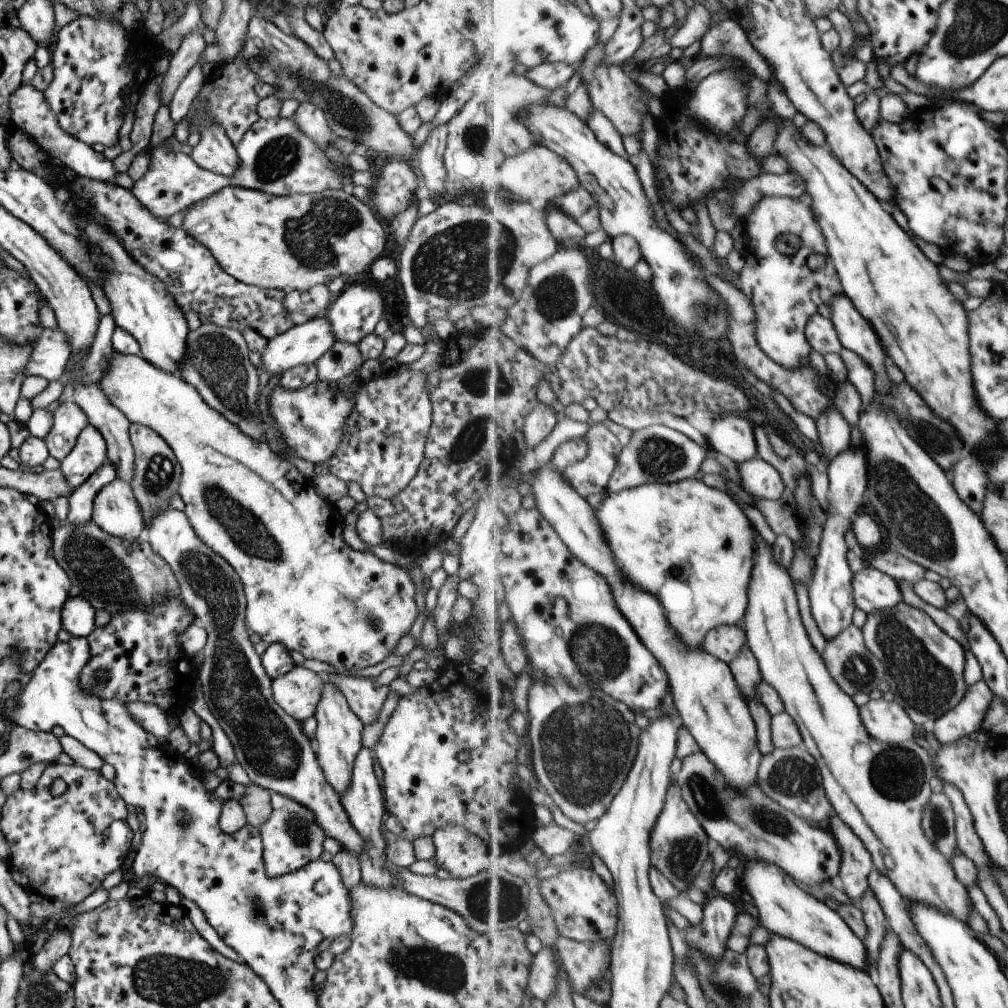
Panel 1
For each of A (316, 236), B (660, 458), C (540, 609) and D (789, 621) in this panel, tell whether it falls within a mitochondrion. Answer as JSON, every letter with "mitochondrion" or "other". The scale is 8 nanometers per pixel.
{"A":"mitochondrion","B":"mitochondrion","C":"other","D":"other"}

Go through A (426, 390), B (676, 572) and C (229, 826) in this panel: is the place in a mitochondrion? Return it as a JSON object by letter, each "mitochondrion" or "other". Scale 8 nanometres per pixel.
{"A":"other","B":"other","C":"other"}

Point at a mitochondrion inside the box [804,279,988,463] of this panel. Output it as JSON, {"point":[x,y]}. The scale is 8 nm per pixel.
{"point":[933,431]}

